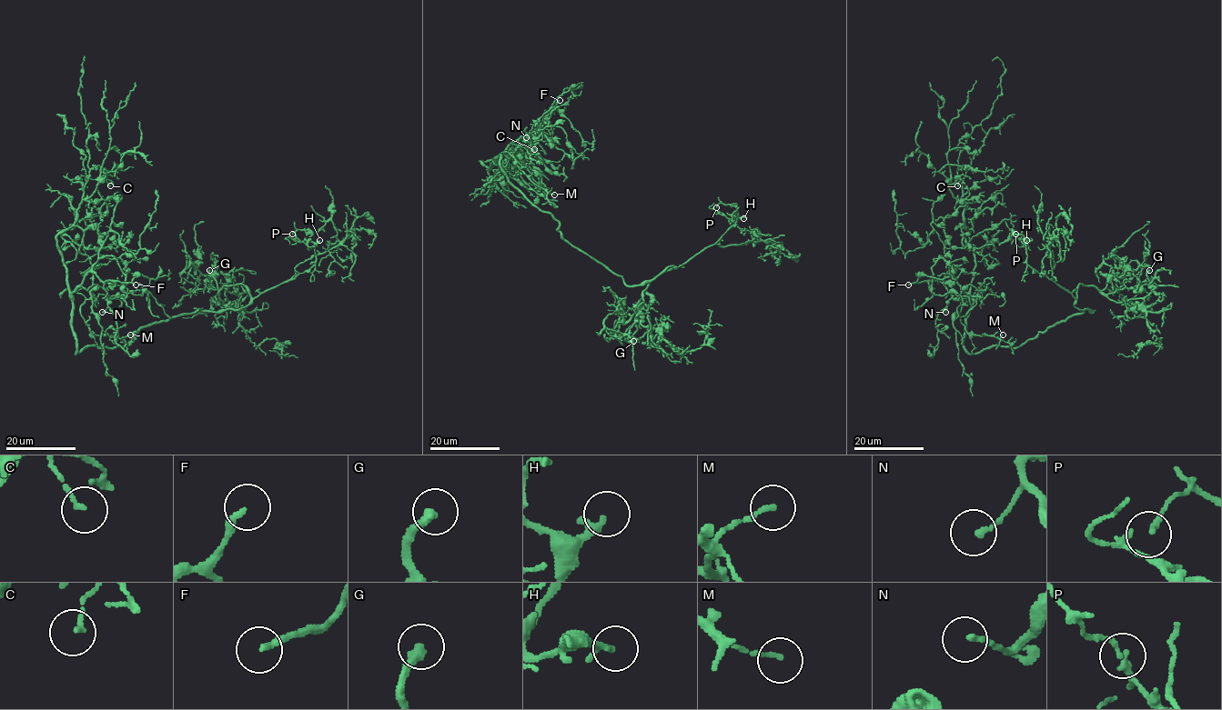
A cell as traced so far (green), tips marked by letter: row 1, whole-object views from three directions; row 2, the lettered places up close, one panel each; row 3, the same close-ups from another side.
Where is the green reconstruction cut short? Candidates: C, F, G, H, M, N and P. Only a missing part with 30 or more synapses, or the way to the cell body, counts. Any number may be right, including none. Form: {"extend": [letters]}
{"extend": ["F", "G", "H"]}

